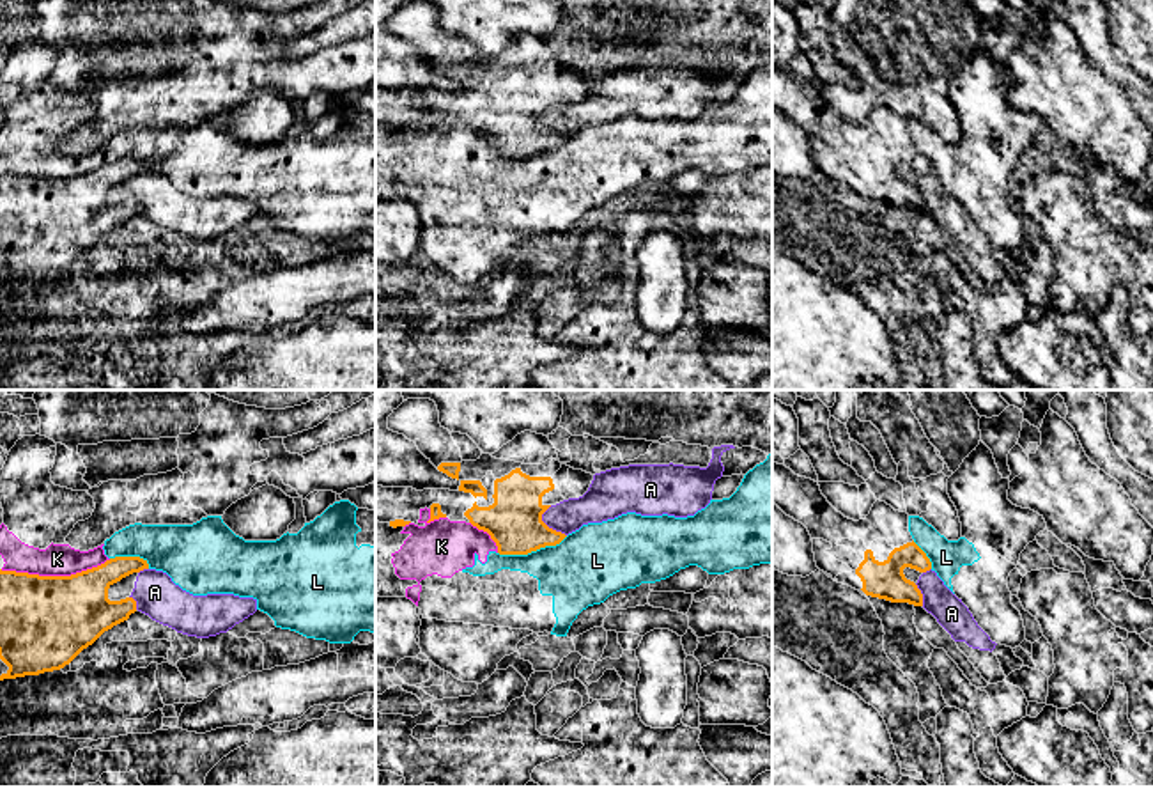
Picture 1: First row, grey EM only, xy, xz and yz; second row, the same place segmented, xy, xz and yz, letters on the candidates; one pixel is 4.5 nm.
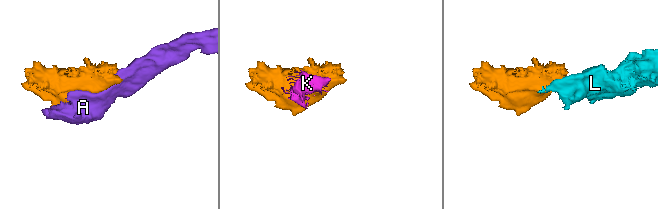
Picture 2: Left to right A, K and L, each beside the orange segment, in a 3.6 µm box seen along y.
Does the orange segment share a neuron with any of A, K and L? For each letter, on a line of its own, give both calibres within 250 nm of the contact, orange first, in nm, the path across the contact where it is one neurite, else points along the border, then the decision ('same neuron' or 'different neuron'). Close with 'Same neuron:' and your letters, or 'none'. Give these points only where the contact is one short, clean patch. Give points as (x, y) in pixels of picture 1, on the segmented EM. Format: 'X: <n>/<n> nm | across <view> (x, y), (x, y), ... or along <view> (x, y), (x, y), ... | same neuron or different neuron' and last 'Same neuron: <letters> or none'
A: 260/160 nm | different neuron
K: 420/140 nm | different neuron
L: 260/320 nm | different neuron
Same neuron: none

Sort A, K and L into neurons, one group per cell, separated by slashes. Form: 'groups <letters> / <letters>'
groups A / K L

